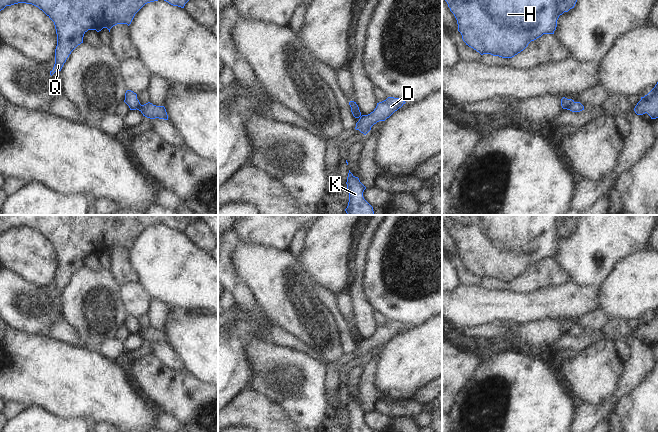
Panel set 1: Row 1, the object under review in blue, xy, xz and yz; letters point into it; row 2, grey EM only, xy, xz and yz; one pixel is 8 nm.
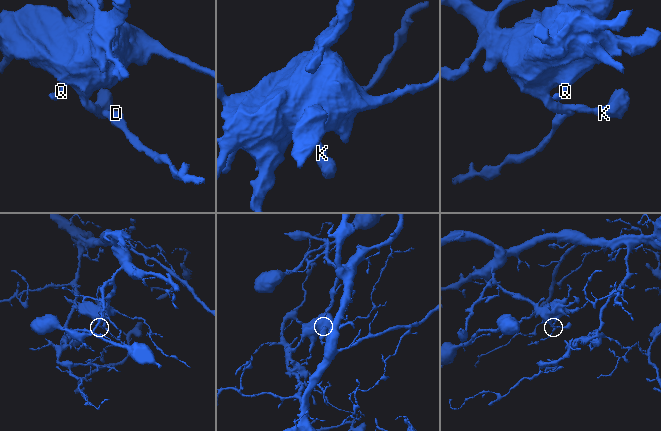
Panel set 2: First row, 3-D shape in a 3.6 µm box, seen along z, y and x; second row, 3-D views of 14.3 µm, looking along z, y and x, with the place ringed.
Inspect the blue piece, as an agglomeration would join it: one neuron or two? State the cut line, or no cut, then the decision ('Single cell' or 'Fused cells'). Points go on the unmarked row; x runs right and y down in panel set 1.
Split along yz (573, 325), (566, 332). Fused cells.

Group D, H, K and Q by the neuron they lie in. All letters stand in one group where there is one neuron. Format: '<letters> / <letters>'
D / H K Q

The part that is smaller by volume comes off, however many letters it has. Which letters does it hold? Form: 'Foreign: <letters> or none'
Foreign: D

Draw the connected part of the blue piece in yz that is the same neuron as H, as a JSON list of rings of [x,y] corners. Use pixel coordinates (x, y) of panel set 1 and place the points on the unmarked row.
[[[442,215],[454,238],[458,255],[463,265],[481,279],[491,278],[502,282],[512,282],[523,275],[531,265],[543,258],[554,258],[557,244],[564,236],[574,232],[582,215]]]

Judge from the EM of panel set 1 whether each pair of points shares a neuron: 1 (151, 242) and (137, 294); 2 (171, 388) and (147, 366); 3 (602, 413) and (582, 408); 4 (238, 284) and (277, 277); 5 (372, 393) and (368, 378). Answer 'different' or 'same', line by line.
1: different
2: same
3: same
4: different
5: same

